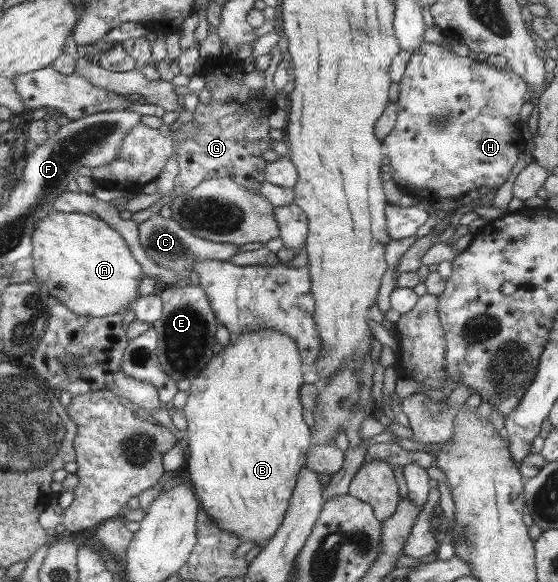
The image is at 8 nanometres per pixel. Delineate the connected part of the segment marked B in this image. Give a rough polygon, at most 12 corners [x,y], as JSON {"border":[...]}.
{"border":[[231,335],[190,382],[204,513],[263,547],[309,451],[301,356]]}

